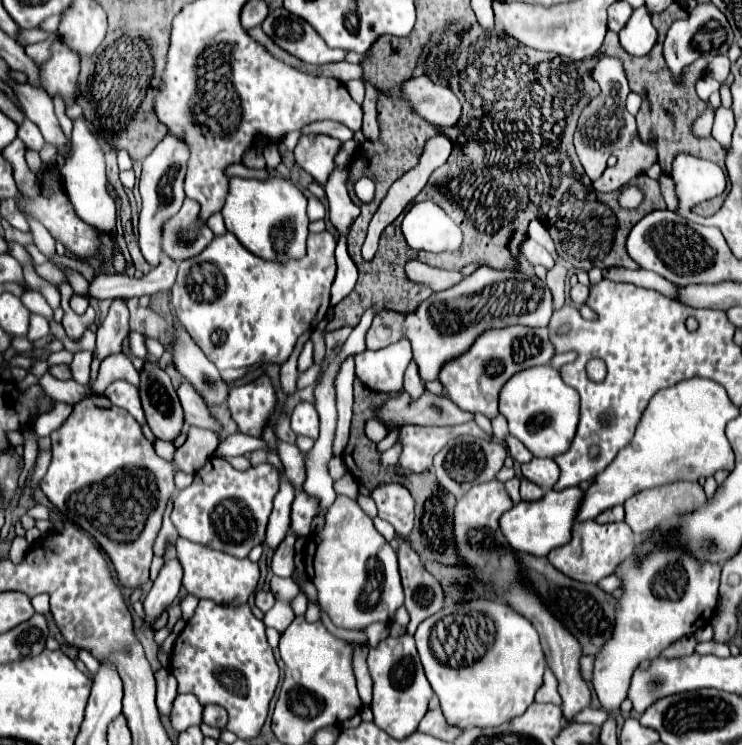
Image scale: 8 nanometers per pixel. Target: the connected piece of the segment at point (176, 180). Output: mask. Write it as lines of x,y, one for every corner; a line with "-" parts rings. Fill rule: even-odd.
168,134
160,140
160,144
150,152
148,158
142,162
142,176
140,176
140,194
142,194
142,212
140,212
140,224
138,224
138,240
140,240
140,250
144,258
152,264
158,266
160,262
160,232
162,224
174,216
186,194
184,194
184,174
186,174
186,164
188,164
188,146
176,138
174,134

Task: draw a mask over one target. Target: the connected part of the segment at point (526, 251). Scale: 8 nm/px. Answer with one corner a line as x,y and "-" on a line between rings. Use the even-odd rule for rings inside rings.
526,240
524,244
522,244
522,256
532,264
532,266
544,266
544,268
552,268
554,266
554,260
552,260
552,256
548,254
548,250
544,250
540,244
536,244
536,242
532,242
532,240

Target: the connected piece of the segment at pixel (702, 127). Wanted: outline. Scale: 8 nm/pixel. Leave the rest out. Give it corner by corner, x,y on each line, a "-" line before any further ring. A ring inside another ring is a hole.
706,102
704,112
698,116
696,124
692,124
692,132
696,134
696,138
708,138
712,132
712,116
714,116
714,108
710,102

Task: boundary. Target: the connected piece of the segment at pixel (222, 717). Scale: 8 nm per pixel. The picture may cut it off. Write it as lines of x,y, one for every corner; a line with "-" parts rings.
208,704
204,706
204,712
202,712
202,722
208,724
208,726
216,726
216,728
224,728
226,722
228,722
228,714
222,706
216,706
216,704

